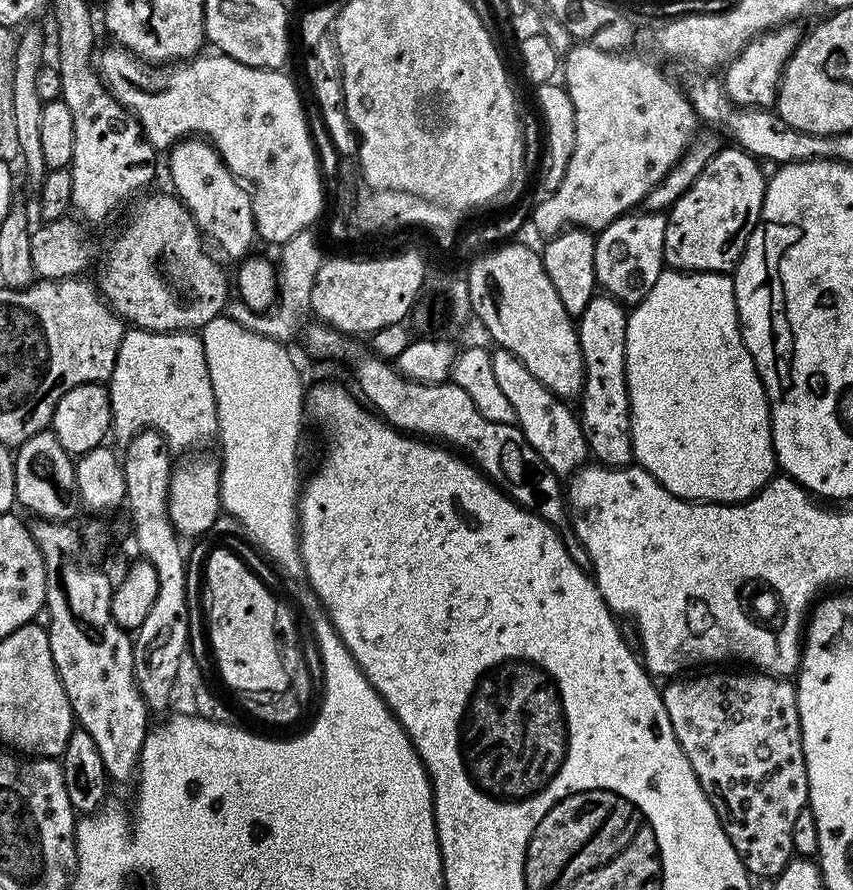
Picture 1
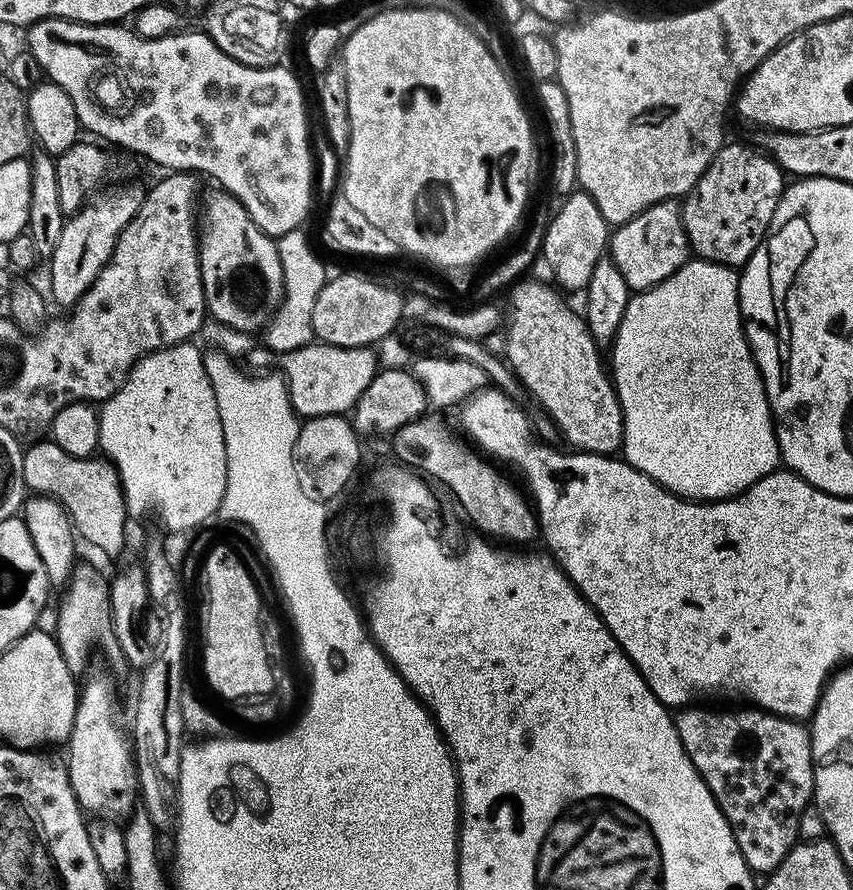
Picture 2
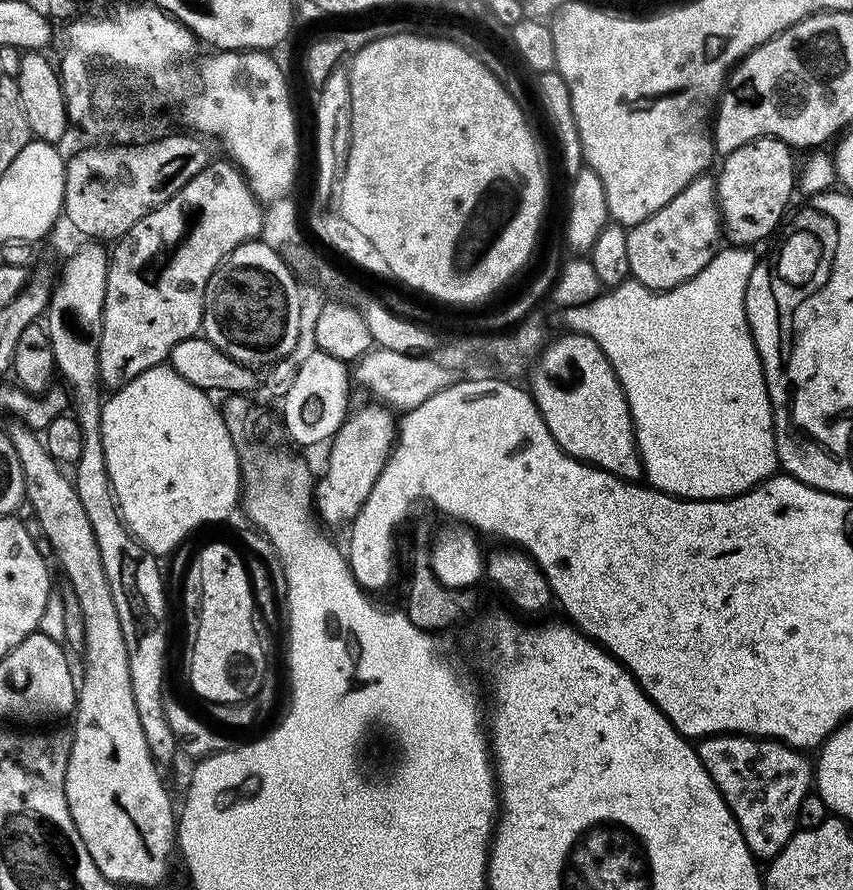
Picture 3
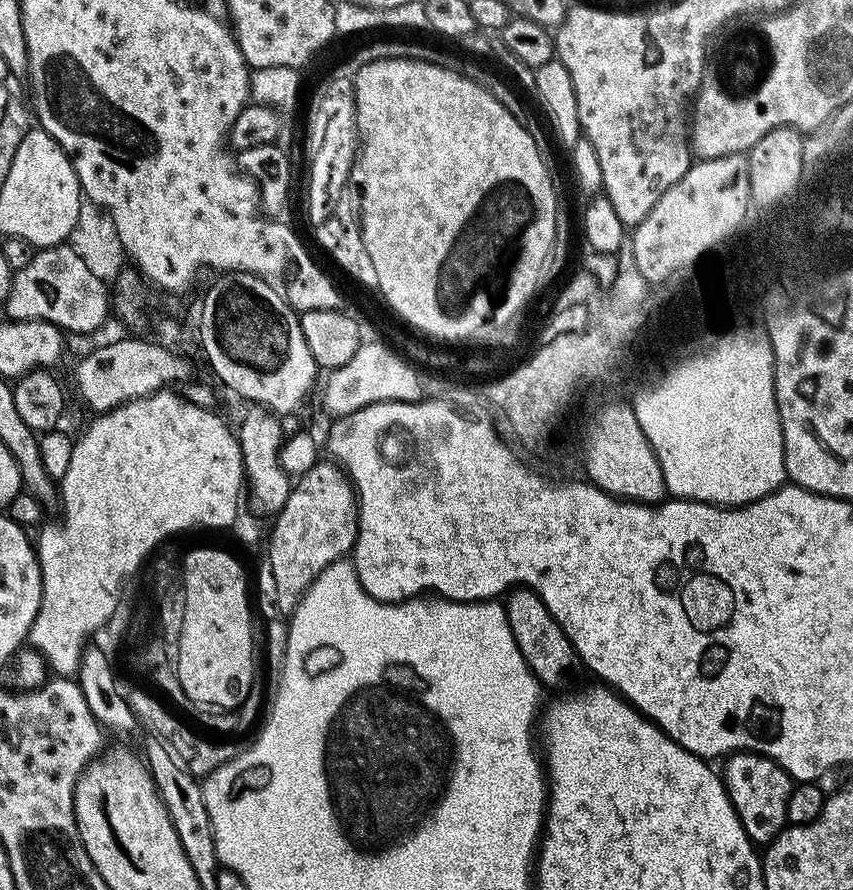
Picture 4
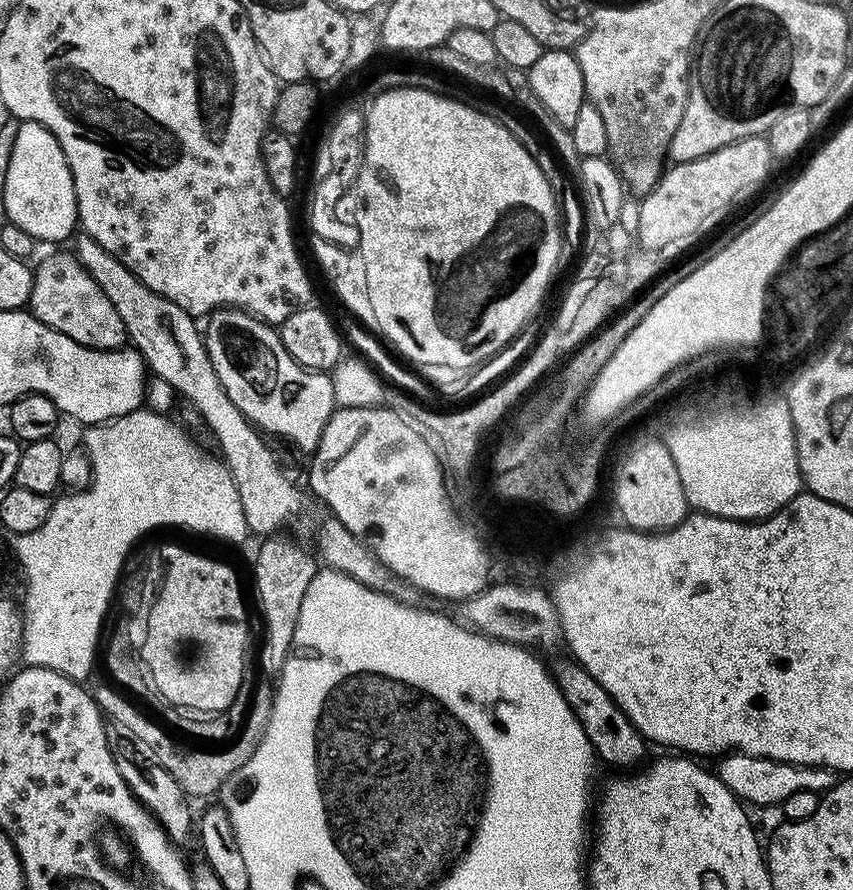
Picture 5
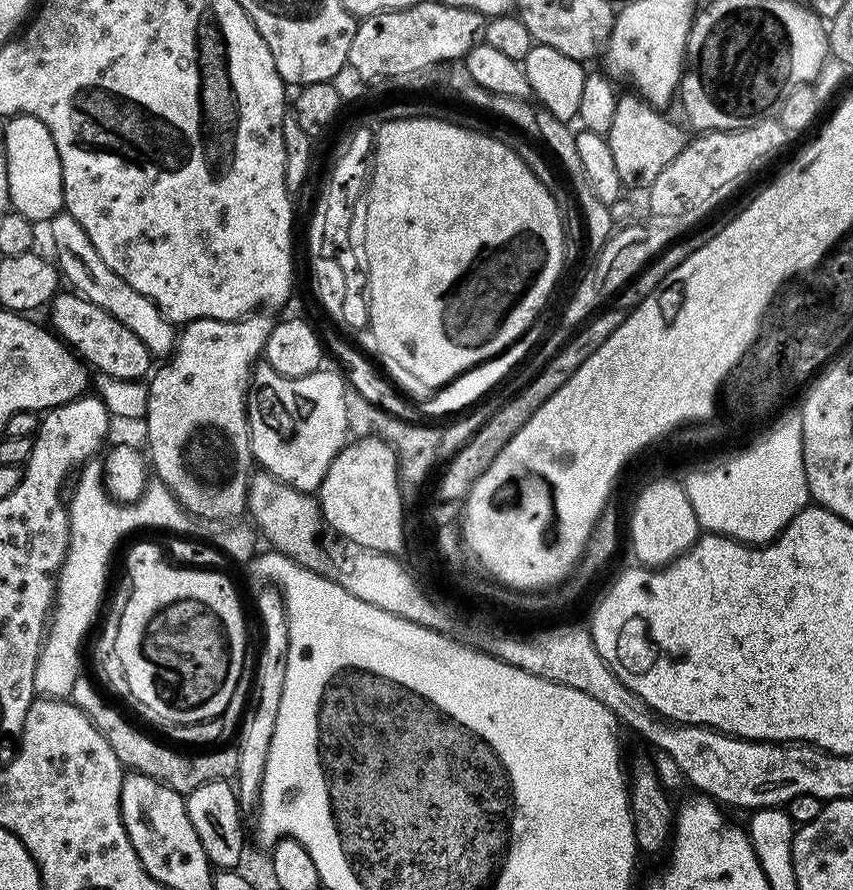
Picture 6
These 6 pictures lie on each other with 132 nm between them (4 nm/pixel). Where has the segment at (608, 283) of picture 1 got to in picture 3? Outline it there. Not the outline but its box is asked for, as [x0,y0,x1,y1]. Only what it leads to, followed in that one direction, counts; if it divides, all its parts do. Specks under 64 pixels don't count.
[626,175,722,292]

